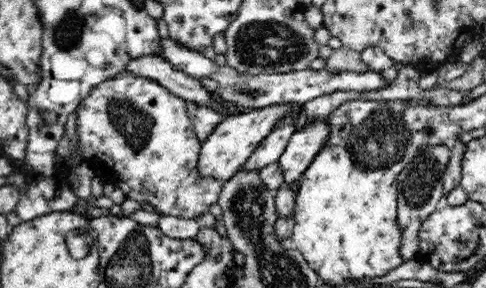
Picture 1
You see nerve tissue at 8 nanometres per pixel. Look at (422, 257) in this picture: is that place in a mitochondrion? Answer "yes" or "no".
no

